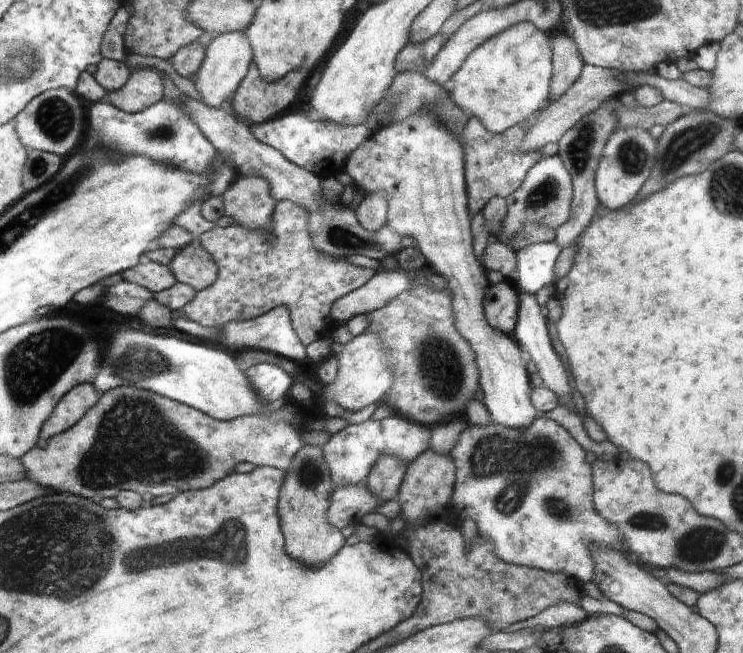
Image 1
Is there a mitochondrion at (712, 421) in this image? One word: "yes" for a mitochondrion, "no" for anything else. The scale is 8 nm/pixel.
no

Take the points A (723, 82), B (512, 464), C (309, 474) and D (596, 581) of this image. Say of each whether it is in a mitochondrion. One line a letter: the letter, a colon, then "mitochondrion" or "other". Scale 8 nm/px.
A: other
B: mitochondrion
C: mitochondrion
D: other

